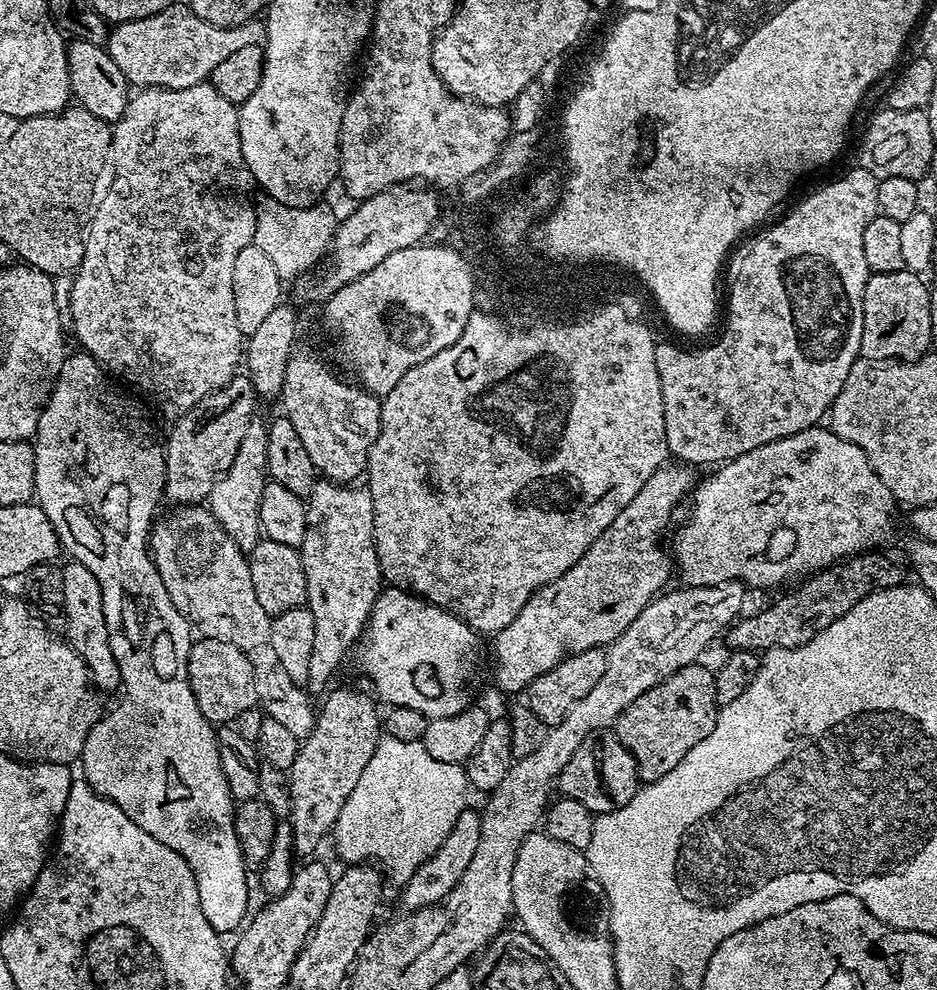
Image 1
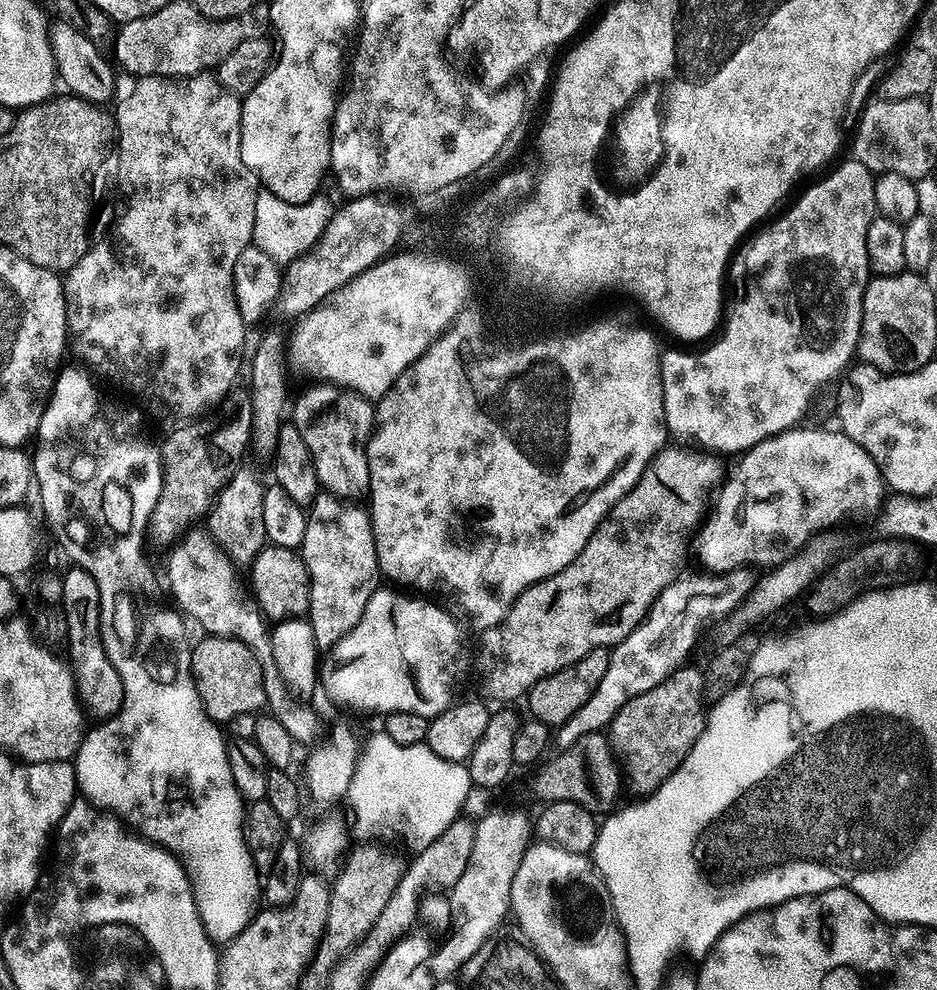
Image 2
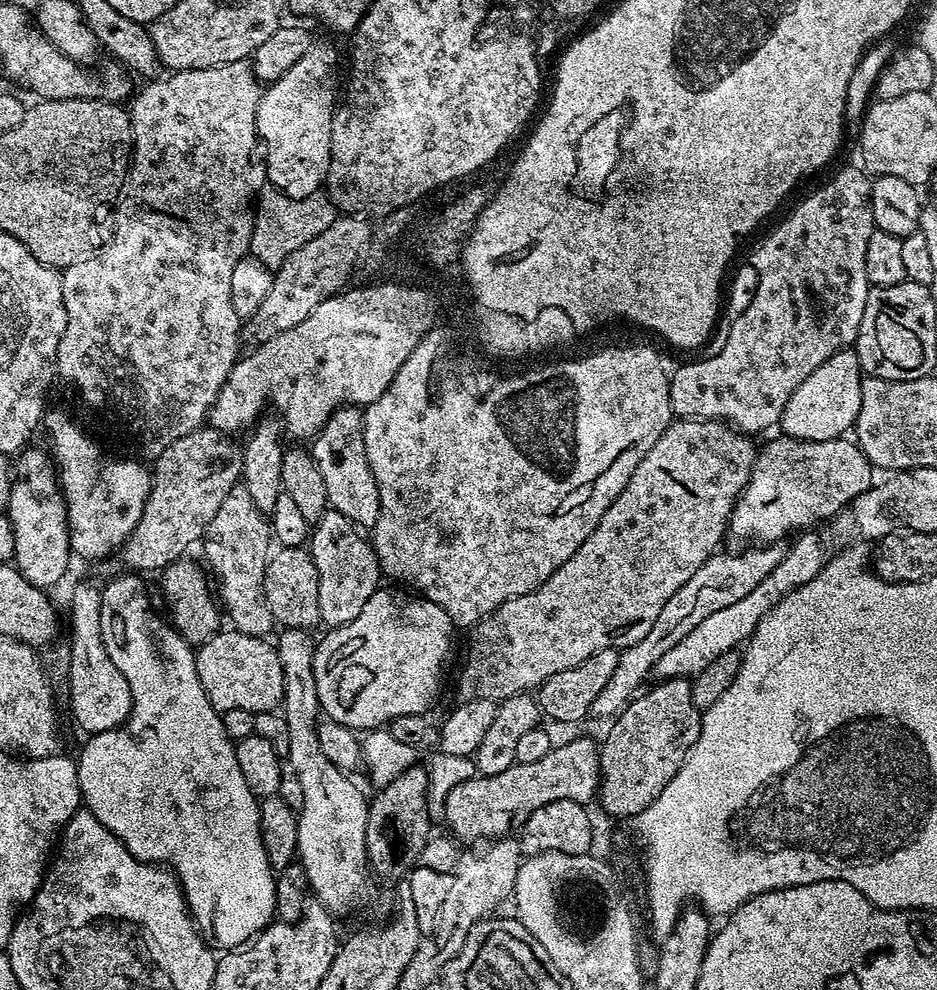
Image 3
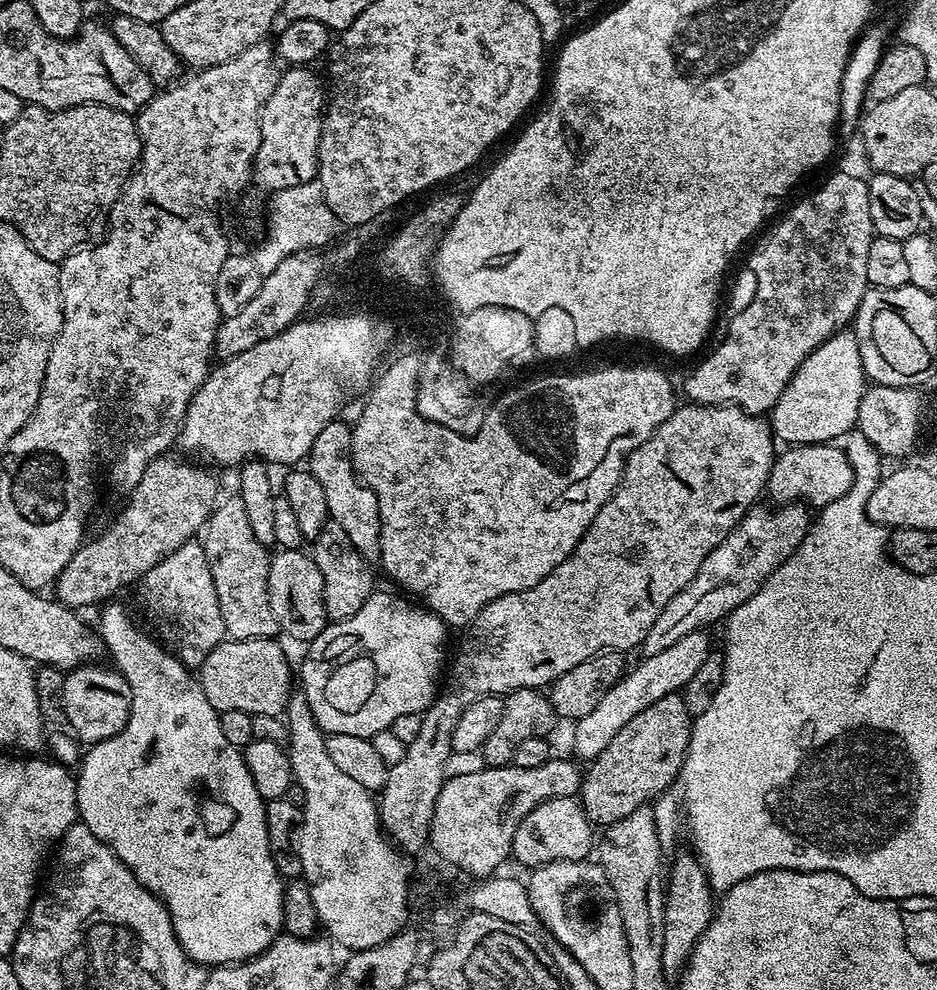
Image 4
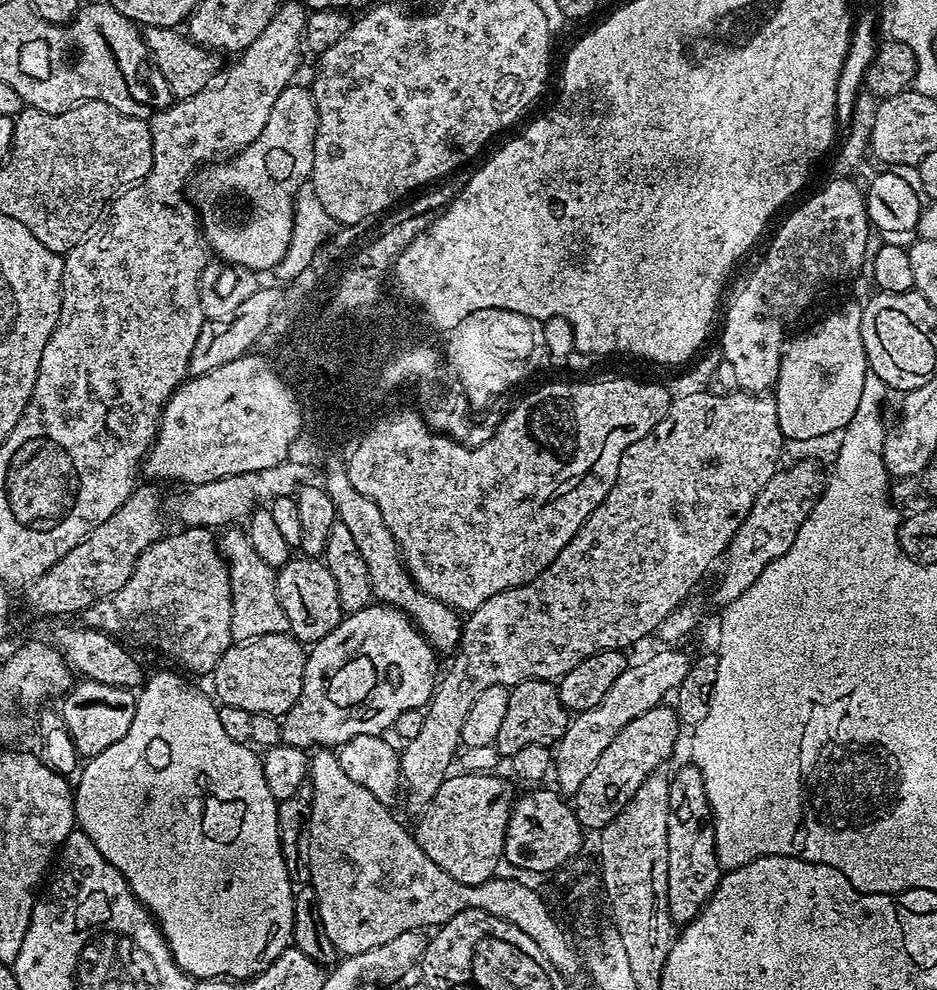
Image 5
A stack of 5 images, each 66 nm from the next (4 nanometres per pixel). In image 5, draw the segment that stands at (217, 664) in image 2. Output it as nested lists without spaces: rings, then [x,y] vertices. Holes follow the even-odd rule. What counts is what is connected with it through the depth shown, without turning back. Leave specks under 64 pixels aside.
[[[288,632],[233,643],[210,674],[211,691],[220,704],[238,706],[252,714],[283,717],[302,692],[305,657],[305,645]]]

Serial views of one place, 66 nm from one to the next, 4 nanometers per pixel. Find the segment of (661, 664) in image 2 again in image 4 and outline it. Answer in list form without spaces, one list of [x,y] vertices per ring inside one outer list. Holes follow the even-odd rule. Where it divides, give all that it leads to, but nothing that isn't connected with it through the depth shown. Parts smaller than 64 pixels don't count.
[[[784,502],[777,512],[767,512],[761,506],[754,506],[743,516],[740,524],[720,543],[710,550],[706,562],[694,574],[694,578],[670,602],[666,602],[666,610],[654,618],[654,626],[646,634],[642,645],[644,656],[658,654],[658,650],[666,650],[666,646],[674,646],[678,638],[686,638],[686,634],[701,631],[704,624],[712,624],[715,620],[723,621],[742,602],[751,598],[760,586],[782,566],[798,550],[798,546],[808,533],[810,523],[809,509],[800,502]]]

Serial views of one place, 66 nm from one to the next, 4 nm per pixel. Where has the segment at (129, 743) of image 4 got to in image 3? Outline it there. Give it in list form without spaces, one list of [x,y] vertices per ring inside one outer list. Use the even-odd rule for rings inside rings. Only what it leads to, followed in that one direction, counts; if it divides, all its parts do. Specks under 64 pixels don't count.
[[[124,574],[128,576],[116,576],[108,585],[100,588],[102,598],[102,642],[106,646],[106,654],[110,654],[110,662],[122,670],[122,678],[130,682],[130,694],[132,695],[132,709],[128,715],[128,721],[114,730],[98,732],[87,737],[88,745],[78,755],[78,782],[80,783],[80,799],[83,807],[94,814],[110,834],[114,834],[134,854],[134,858],[143,860],[146,864],[157,866],[170,866],[177,880],[180,881],[180,889],[184,892],[184,901],[188,904],[188,913],[192,915],[192,921],[200,929],[201,936],[207,938],[217,949],[236,950],[248,943],[252,937],[257,936],[262,929],[273,923],[276,907],[274,906],[274,894],[276,893],[276,876],[268,865],[266,850],[262,846],[262,834],[260,833],[260,805],[258,797],[246,786],[246,778],[242,778],[242,770],[238,770],[238,758],[235,747],[230,746],[228,735],[220,721],[221,713],[206,698],[206,690],[202,690],[202,682],[196,673],[196,653],[193,645],[187,644],[179,632],[172,627],[167,619],[164,620],[152,609],[152,600],[144,589],[144,584],[139,575]]]

